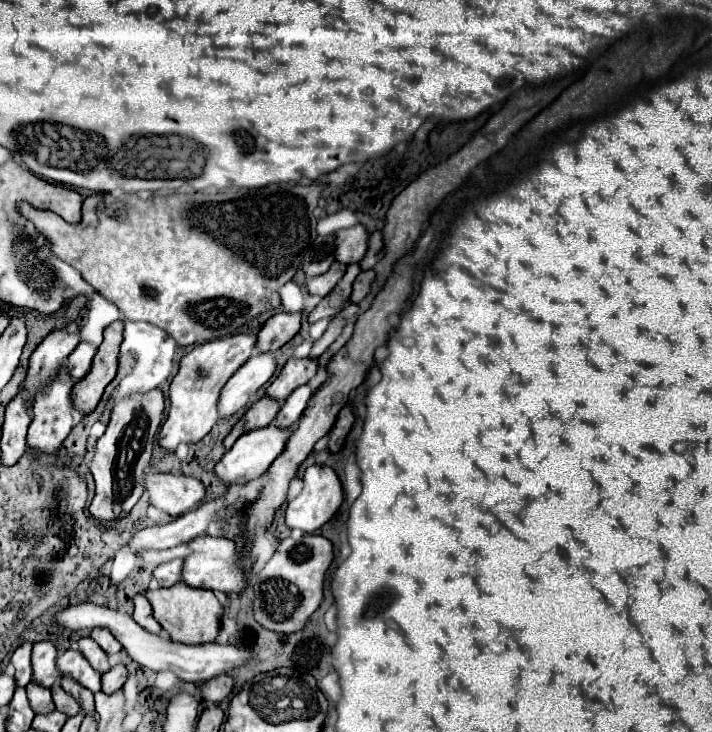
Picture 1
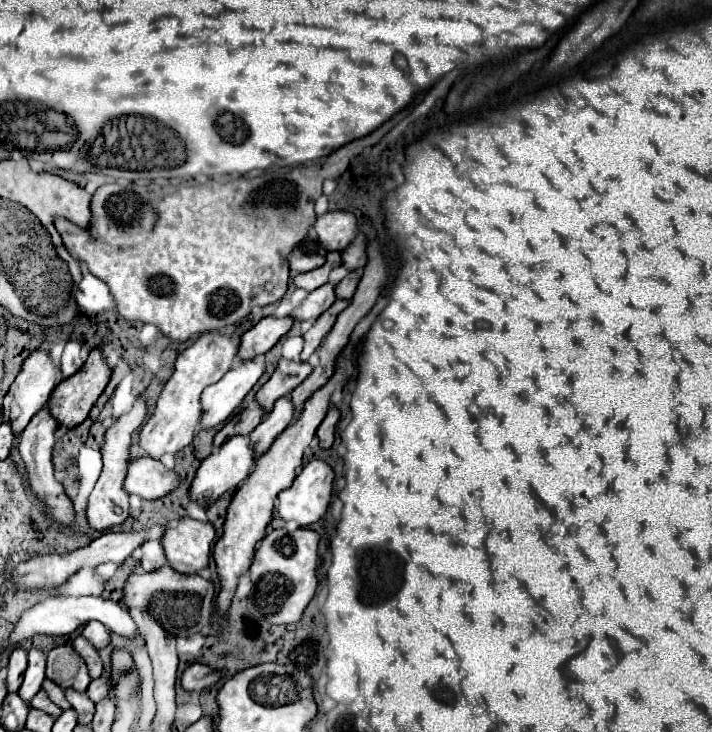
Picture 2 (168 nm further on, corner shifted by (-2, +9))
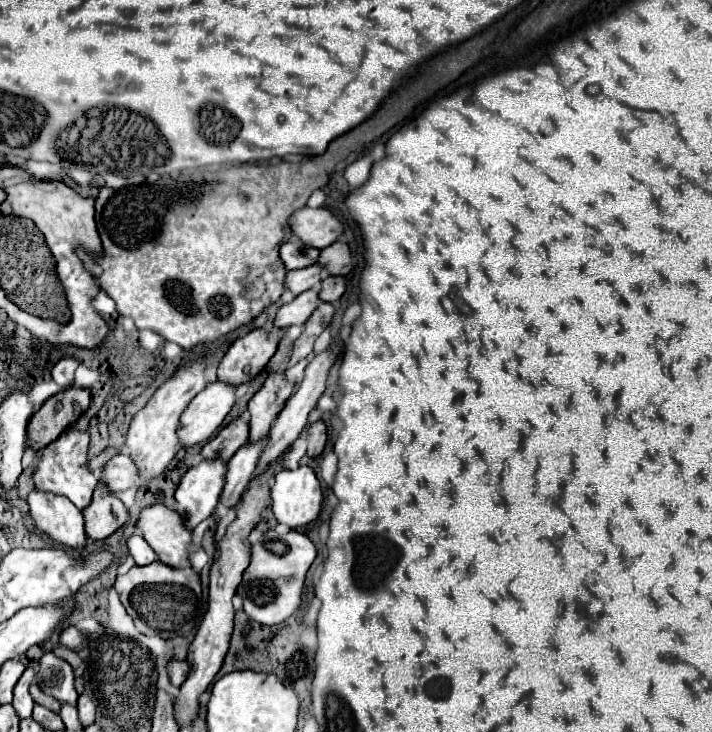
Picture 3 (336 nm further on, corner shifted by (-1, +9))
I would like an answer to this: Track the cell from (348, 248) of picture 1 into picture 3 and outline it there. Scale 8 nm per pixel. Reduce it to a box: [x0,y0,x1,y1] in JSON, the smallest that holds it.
[290,207,342,249]

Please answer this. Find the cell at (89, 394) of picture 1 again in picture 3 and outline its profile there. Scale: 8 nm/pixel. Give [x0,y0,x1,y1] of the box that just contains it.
[28,389,90,449]

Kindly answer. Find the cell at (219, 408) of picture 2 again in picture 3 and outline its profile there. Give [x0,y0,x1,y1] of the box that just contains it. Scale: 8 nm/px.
[178,381,236,447]

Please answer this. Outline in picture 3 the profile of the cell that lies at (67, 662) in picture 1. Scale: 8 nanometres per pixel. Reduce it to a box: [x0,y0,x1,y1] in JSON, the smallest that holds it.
[36,653,78,705]

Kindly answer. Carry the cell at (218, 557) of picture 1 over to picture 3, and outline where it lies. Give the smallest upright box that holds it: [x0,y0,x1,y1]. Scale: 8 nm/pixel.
[136,505,192,567]

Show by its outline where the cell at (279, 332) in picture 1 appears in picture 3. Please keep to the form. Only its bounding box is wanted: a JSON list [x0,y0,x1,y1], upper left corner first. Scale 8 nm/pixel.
[218,329,276,387]

